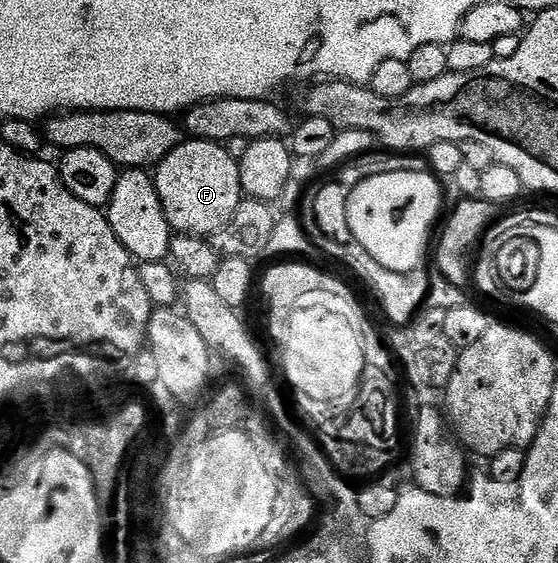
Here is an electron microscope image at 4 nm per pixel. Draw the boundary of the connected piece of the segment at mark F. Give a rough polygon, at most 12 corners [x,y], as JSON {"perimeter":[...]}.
{"perimeter":[[183,139],[152,175],[178,234],[209,237],[244,199],[221,143]]}

